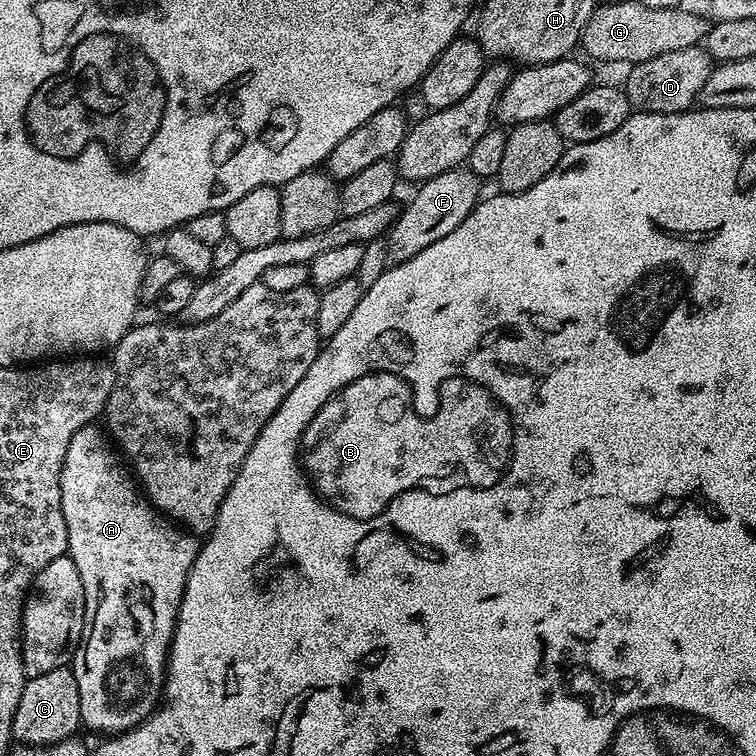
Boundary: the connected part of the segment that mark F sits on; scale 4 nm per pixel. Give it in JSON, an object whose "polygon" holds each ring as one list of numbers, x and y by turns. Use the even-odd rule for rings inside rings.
{"polygon":[[467,167,452,168,446,174,438,174,434,178,423,181,420,188,412,196,412,201,405,208,399,209,396,221,387,235,388,258,392,264,401,264,418,250,426,250,438,238,446,238,450,230,454,230,474,211,482,199,480,193,481,177,468,171]]}

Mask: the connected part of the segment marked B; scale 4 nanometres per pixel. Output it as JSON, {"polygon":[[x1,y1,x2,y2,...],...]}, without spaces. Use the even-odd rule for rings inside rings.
{"polygon":[[368,368,368,372,360,372,360,376,352,376,352,380,344,380,340,388,332,388,332,392,320,400,320,408,308,416,308,424,304,424,300,436,296,436,292,460,296,460,296,472,300,472,304,488,312,492,312,500,316,500,320,508,328,508,328,512,336,512,336,516,344,516,344,520,356,520,356,524,372,524,372,520,388,516,388,508,392,508,400,496,412,496,412,492,416,492,416,496,432,496,432,500,440,500,440,496,456,496,456,492,492,492,492,488,500,488,500,484,512,476,512,464,516,464,516,440,520,440,520,424,516,424,516,412,508,408,508,400,496,396,484,380,476,380,476,376,468,376,468,372,448,372,448,376,440,376,440,380,436,380,436,408,432,408,432,412,420,412,420,408,416,408,416,384,412,384,408,376,392,372,392,368]]}

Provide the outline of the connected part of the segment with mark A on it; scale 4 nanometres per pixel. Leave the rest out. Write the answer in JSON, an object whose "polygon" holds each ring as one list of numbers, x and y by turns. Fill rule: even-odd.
{"polygon":[[90,423,82,430,78,430,78,434,74,434,74,438,70,440,70,446,66,448,66,462,62,466,62,478,60,479,62,514,66,518,66,526,70,533,67,555,71,556,74,566,78,566,78,574,82,574,82,590,86,598,84,637,81,638,80,645,76,648,75,659,73,659,70,667,74,678,78,678,81,725,85,729,93,728,96,732,104,732,100,734,119,734,121,732,131,732,142,721,148,719,156,711,162,699,164,673,168,667,168,648,172,645,172,635,176,629,176,619,178,618,180,603,184,597,188,572,194,566,196,555,200,552,200,544,191,531,181,530,175,523,170,522,169,517,161,514,152,507,151,503,142,499,133,473,127,467,124,467,125,469,120,468,121,457,114,447,113,441,106,435,103,427,100,427,101,429,96,427,95,423]]}

